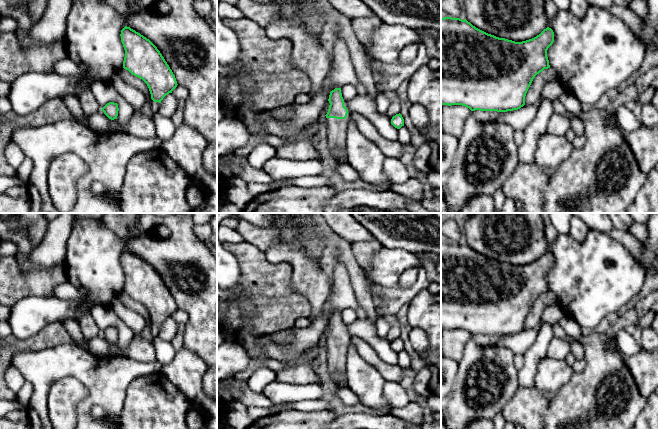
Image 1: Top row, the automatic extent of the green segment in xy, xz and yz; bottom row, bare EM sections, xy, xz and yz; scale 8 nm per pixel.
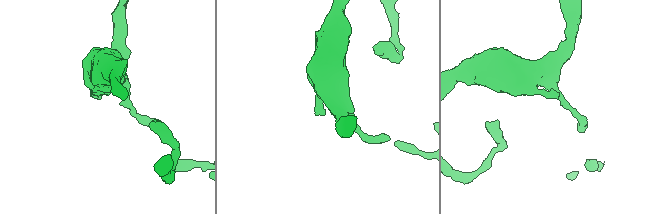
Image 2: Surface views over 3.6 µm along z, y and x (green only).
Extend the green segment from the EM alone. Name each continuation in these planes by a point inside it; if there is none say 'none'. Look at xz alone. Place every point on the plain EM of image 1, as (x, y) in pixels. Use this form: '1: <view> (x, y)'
1: xz (336, 352)

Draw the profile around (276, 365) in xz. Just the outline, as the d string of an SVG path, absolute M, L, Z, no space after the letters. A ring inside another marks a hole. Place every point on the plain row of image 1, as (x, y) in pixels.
M276 359L267 360L264 364L266 367L274 370L275 372L278 372L279 370L286 367L285 362L282 362Z

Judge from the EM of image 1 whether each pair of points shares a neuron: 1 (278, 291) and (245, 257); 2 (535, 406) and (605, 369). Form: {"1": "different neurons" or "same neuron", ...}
{"1": "same neuron", "2": "same neuron"}

